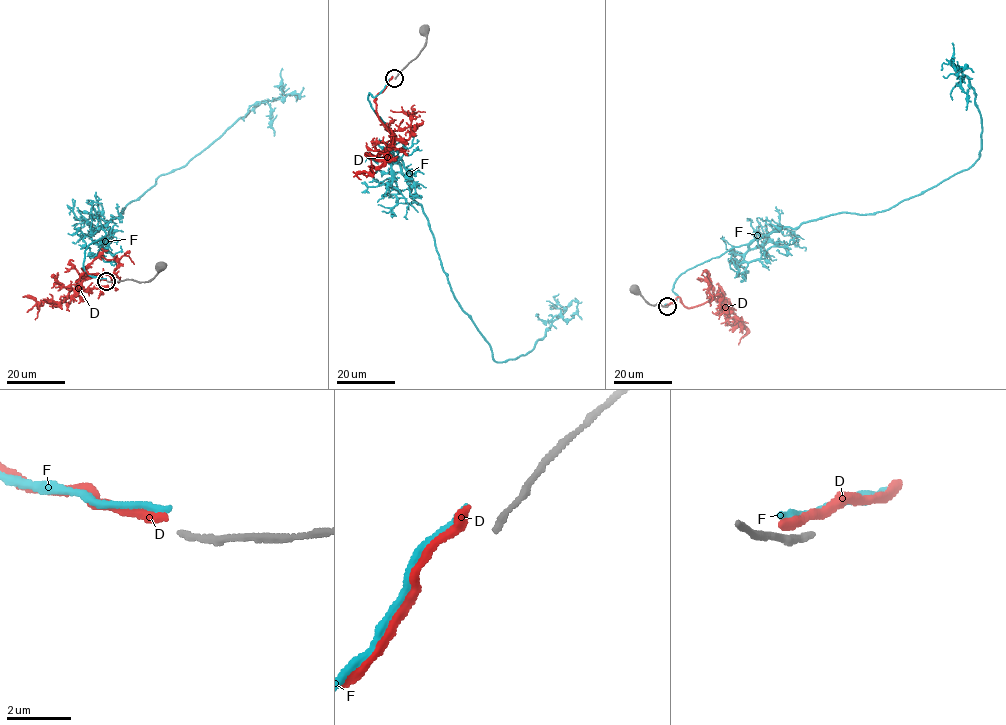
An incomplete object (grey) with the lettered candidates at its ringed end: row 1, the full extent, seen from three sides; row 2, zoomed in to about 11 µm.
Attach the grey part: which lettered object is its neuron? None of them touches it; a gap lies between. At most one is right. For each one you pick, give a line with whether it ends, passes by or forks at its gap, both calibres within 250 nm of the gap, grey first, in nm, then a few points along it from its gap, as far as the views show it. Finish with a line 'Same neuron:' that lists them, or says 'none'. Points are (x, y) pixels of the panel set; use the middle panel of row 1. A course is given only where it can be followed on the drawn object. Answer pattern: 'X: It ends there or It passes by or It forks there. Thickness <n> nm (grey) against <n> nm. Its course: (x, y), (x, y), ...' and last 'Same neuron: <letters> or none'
Same neuron: none

